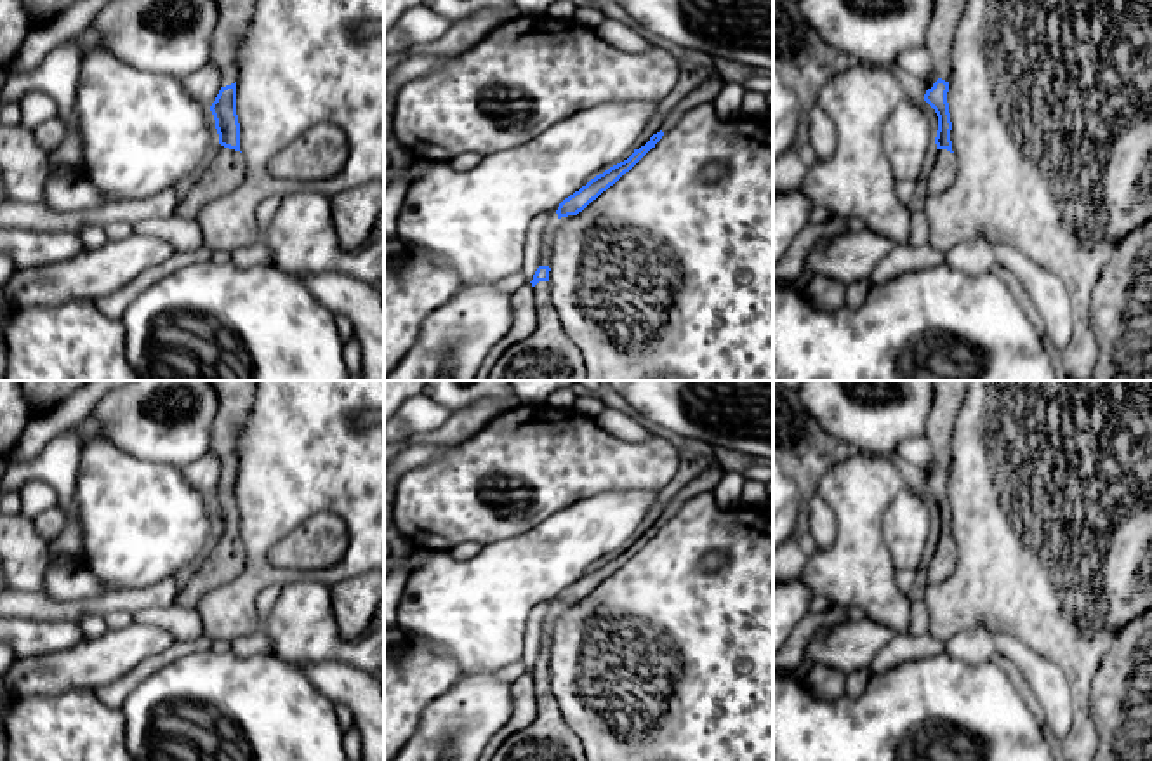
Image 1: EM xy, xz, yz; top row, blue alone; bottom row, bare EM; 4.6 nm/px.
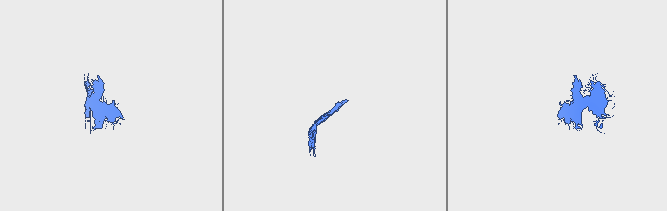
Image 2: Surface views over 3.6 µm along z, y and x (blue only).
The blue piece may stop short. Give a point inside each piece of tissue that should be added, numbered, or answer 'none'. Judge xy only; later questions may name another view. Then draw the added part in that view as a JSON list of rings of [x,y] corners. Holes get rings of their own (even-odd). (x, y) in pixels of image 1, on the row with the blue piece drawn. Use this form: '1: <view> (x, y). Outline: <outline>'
1: xy (225, 172). Outline: [[[219,144],[203,170],[182,186],[174,214],[195,219],[202,207],[236,189],[243,177],[245,160],[242,153]]]

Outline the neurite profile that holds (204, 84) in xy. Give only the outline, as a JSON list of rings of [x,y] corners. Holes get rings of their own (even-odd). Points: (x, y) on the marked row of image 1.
[[[205,64],[202,69],[184,76],[182,87],[203,106],[212,106],[221,90],[221,73],[214,64]]]

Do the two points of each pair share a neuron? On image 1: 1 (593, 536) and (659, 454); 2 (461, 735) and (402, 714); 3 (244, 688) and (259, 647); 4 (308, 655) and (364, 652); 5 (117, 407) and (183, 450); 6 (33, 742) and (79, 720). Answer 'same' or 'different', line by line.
1: different
2: different
3: different
4: same
5: same
6: same

